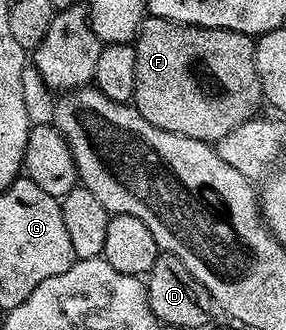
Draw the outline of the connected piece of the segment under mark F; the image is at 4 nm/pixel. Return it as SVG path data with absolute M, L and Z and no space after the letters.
M147 17L133 43L136 52L136 88L132 105L148 124L156 124L164 132L188 136L211 144L218 143L234 128L253 119L263 105L260 77L254 59L255 39L249 34L217 30L203 26L186 26L163 18Z

